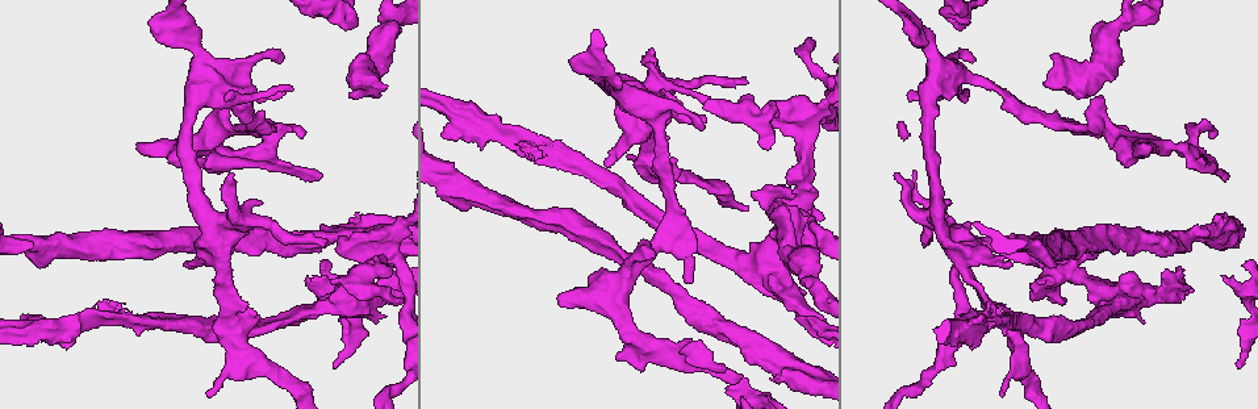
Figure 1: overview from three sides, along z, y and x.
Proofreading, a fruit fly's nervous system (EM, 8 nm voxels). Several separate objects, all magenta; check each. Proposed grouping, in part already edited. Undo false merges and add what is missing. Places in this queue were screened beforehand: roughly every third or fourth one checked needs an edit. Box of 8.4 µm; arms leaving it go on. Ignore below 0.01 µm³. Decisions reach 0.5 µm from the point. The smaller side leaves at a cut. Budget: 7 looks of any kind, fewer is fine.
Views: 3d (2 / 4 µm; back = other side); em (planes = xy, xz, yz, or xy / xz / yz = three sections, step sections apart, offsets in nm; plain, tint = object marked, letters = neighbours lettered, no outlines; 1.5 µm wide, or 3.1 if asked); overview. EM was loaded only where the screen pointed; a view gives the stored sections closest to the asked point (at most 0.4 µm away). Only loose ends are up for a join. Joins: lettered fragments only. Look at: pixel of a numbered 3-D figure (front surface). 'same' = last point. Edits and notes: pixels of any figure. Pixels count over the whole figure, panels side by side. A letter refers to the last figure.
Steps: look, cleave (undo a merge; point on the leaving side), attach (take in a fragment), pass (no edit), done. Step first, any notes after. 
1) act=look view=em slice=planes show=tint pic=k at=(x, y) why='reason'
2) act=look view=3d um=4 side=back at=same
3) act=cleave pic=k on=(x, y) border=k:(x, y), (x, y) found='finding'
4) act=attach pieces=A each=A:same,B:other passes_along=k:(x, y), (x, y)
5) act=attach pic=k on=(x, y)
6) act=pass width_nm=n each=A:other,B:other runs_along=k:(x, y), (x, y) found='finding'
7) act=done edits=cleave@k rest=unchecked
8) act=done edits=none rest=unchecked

act=look view=em slice=planes show=letters pic=1 at=(356, 213) why='an open end'

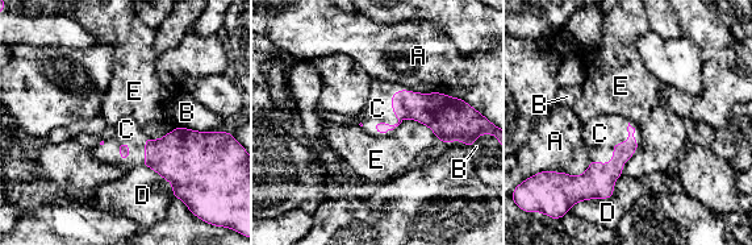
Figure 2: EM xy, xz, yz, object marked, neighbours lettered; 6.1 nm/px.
act=attach pieces=C each=A:other,B:other,C:same,D:other,E:other found='the cell continues'

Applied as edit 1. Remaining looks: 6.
act=look view=overview why='see it whole again'

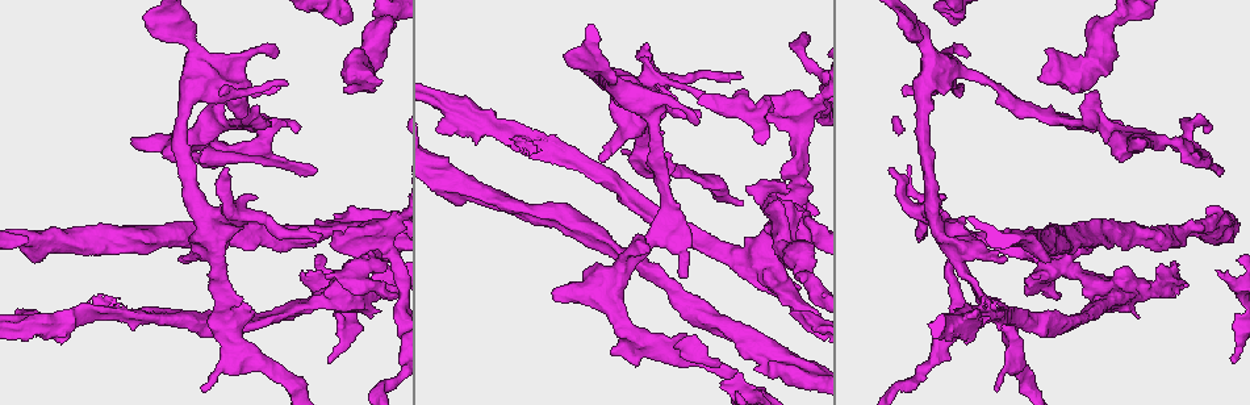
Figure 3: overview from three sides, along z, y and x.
act=look view=em um=3.1 slice=planes show=tint pic=3 at=(656, 359) why='an open end'

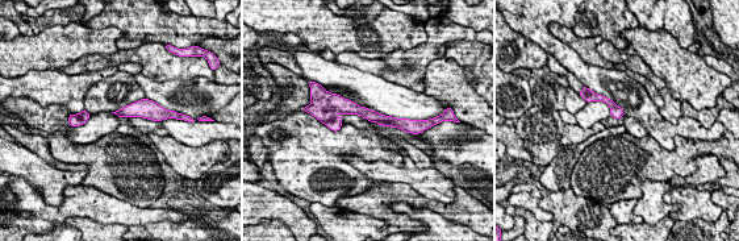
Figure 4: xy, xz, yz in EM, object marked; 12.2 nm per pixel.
act=look view=em um=3.1 slice=planes show=letters at=same why='what lies round it'

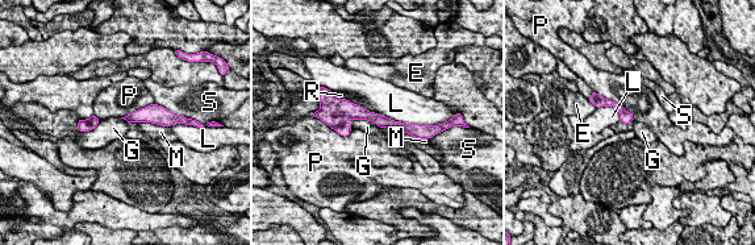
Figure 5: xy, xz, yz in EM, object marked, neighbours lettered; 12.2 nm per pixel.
act=pass longest_contact=R:550nm each=E:other,G:other,L:other,M:other,P:other,R:other,S:other runs_along=5:(340, 124), (367, 115), (414, 132) found='none of them fits'

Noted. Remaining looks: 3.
act=look view=em slice=planes show=letters pic=3 at=(386, 286) why='sharp bend'

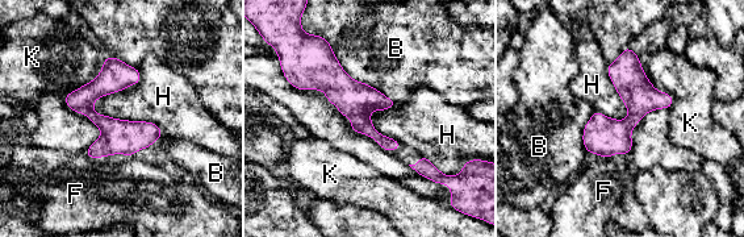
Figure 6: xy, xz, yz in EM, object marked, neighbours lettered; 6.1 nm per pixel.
act=pass each=B:other,F:other,H:other,K:other runs_along=6:(299, 79), (325, 79), (379, 138), (396, 145) found='one cell here'

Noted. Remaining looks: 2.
act=done edits=attach@2 rest=unchecked

